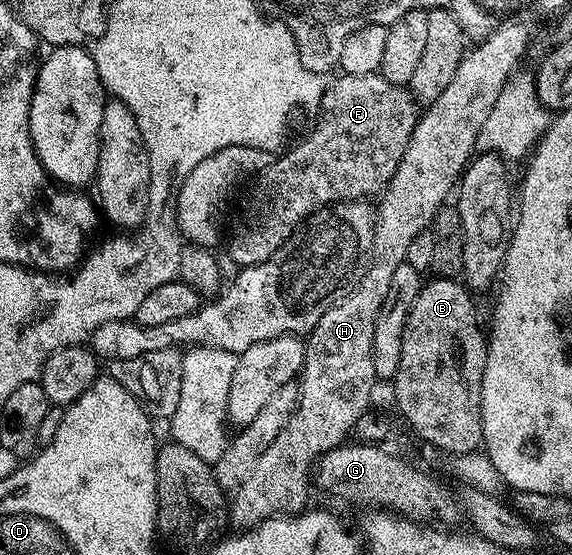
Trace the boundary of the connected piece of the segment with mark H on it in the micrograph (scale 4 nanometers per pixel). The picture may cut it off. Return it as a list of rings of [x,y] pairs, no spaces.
[[[524,16],[505,17],[490,37],[475,43],[465,53],[462,64],[458,64],[458,72],[454,72],[454,80],[450,80],[449,86],[442,91],[442,96],[427,103],[425,110],[428,111],[421,118],[419,115],[410,136],[410,144],[406,144],[402,164],[398,164],[398,172],[394,172],[394,176],[388,181],[379,199],[380,206],[375,207],[374,248],[372,259],[366,268],[366,276],[362,276],[362,280],[342,301],[328,309],[322,320],[318,320],[316,327],[307,335],[304,369],[298,375],[300,399],[297,401],[296,411],[294,416],[290,416],[290,424],[286,424],[286,428],[278,432],[274,444],[270,444],[270,448],[262,452],[254,472],[250,472],[250,476],[246,476],[244,483],[234,492],[230,502],[230,522],[233,527],[236,525],[236,528],[251,528],[277,515],[291,516],[301,513],[309,505],[308,493],[314,490],[316,461],[326,452],[345,445],[355,431],[358,420],[369,413],[372,389],[378,385],[374,372],[374,320],[382,308],[382,300],[386,300],[386,292],[390,292],[390,280],[394,277],[398,264],[405,262],[404,257],[414,236],[429,229],[440,207],[449,201],[454,187],[459,183],[460,175],[477,153],[476,141],[482,124],[486,124],[490,112],[494,112],[494,104],[498,104],[498,96],[502,96],[506,80],[517,73],[519,66],[516,65],[523,60],[524,53],[528,50],[528,41],[532,38],[531,20],[520,17]]]

